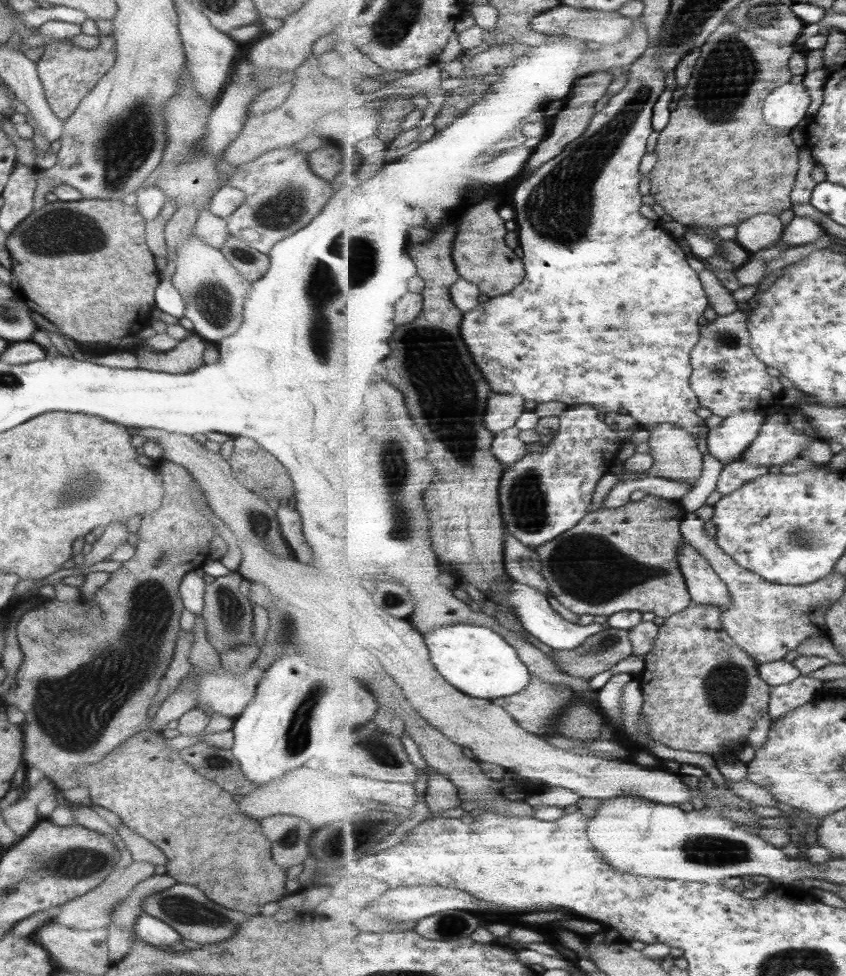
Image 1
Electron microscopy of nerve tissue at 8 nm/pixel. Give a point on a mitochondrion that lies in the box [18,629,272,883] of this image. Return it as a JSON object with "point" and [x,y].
{"point":[78,862]}

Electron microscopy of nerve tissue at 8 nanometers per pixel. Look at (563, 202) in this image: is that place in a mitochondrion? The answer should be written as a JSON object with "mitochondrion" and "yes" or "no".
{"mitochondrion":"yes"}

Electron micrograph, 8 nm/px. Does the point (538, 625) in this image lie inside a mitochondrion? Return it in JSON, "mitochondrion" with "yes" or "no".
{"mitochondrion":"no"}

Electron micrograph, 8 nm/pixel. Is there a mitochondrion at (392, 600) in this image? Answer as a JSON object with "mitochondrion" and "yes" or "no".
{"mitochondrion":"yes"}

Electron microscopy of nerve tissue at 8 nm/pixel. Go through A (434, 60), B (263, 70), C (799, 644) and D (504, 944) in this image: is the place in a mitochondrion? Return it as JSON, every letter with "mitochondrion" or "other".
{"A":"other","B":"other","C":"other","D":"other"}

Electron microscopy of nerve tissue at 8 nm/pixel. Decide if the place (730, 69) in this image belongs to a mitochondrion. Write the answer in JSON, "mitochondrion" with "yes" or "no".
{"mitochondrion":"yes"}

